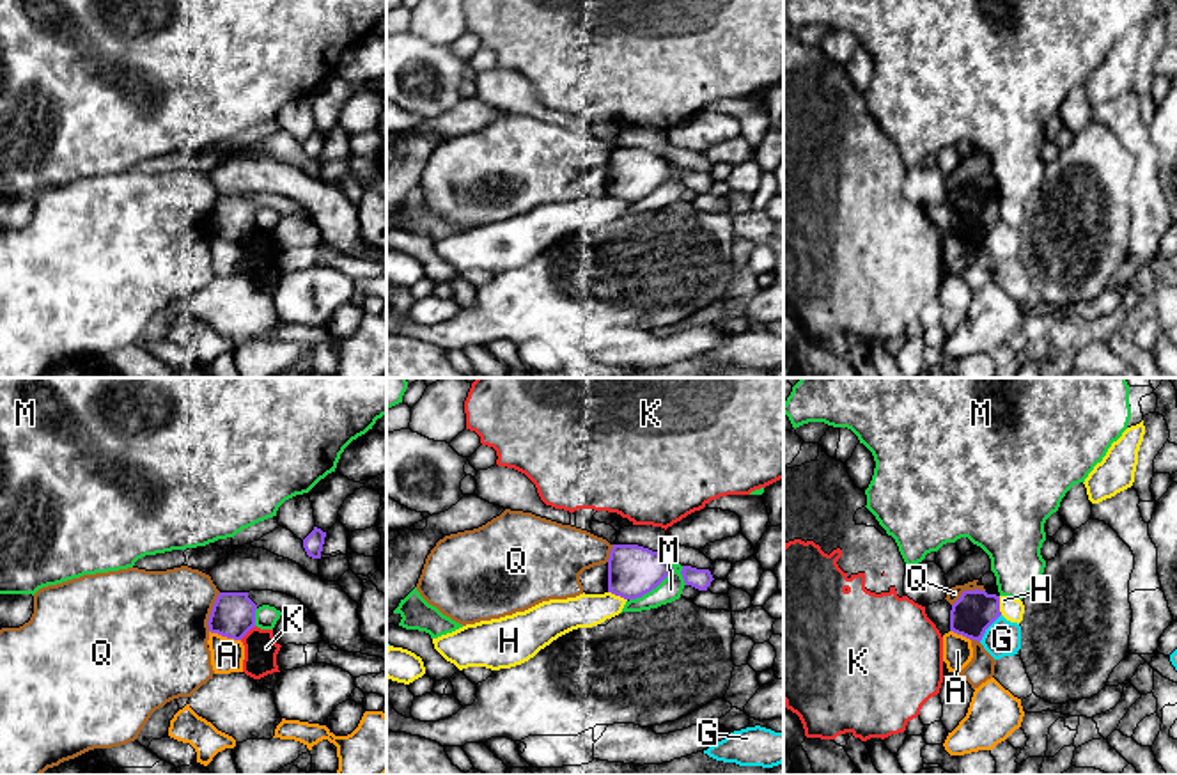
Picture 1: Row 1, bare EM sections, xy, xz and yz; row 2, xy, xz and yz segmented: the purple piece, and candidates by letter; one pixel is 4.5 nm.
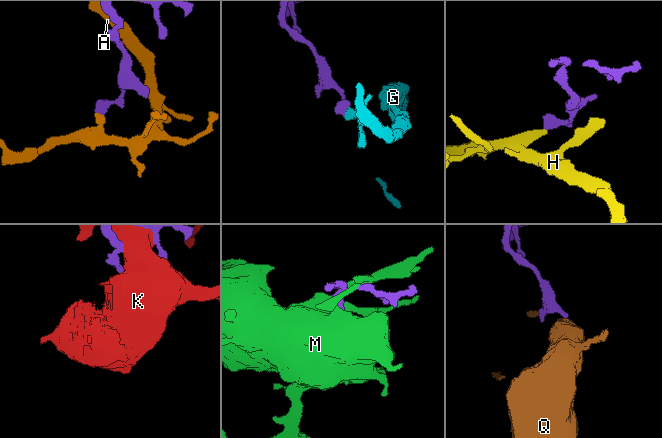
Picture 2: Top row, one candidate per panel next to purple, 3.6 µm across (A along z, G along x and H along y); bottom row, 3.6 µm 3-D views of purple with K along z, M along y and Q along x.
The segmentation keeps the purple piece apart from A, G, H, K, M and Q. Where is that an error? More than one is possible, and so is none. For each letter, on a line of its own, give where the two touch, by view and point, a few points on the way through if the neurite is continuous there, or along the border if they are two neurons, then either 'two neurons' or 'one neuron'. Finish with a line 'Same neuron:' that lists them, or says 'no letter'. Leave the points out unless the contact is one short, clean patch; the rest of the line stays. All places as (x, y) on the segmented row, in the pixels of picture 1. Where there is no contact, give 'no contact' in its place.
A: xy (226, 635) | along xy (210, 630), (240, 641) | two neurons
G: yz (988, 626) | along yz (1000, 614), (979, 641) | two neurons
H: xz (617, 594) | two neurons
K: xy (247, 632) | two neurons
M: xz (658, 584) | two neurons
Q: xy (211, 612) | two neurons
Same neuron: no letter

